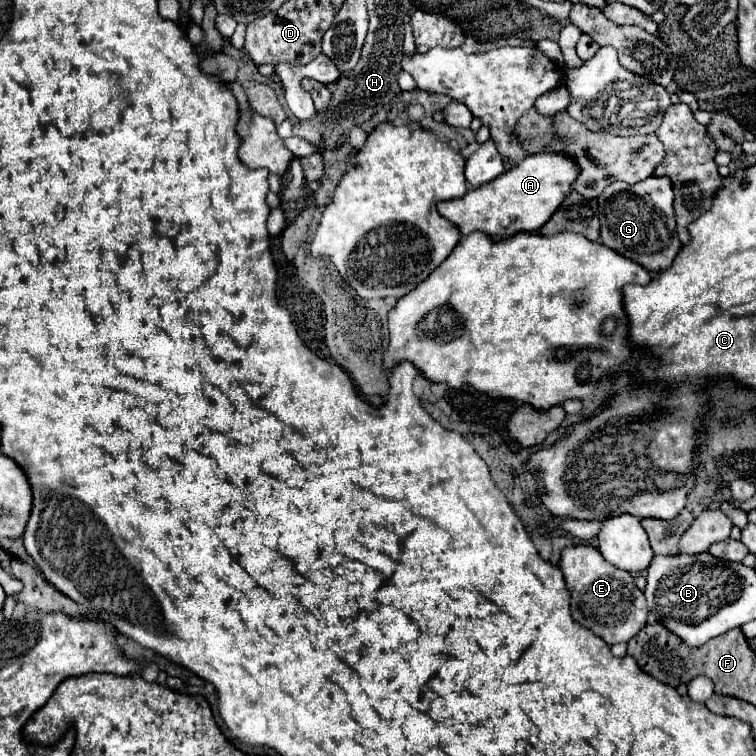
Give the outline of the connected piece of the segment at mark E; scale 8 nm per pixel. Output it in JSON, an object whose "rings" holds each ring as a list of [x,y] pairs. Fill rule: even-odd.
{"rings":[[[578,545],[562,551],[560,571],[570,591],[572,617],[594,635],[602,637],[608,645],[630,641],[644,625],[648,617],[648,605],[644,593],[636,587],[634,577],[608,563],[600,551],[592,545]]]}

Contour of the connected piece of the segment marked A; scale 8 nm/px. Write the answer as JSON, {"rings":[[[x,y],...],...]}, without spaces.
{"rings":[[[560,153],[528,155],[520,165],[516,165],[510,171],[504,171],[488,185],[472,187],[460,199],[440,201],[436,209],[442,217],[454,223],[462,231],[462,235],[482,231],[488,237],[492,237],[492,241],[502,241],[520,231],[534,233],[560,207],[562,199],[570,193],[570,187],[576,181],[578,173],[580,173],[578,165],[572,163],[568,155]]]}

